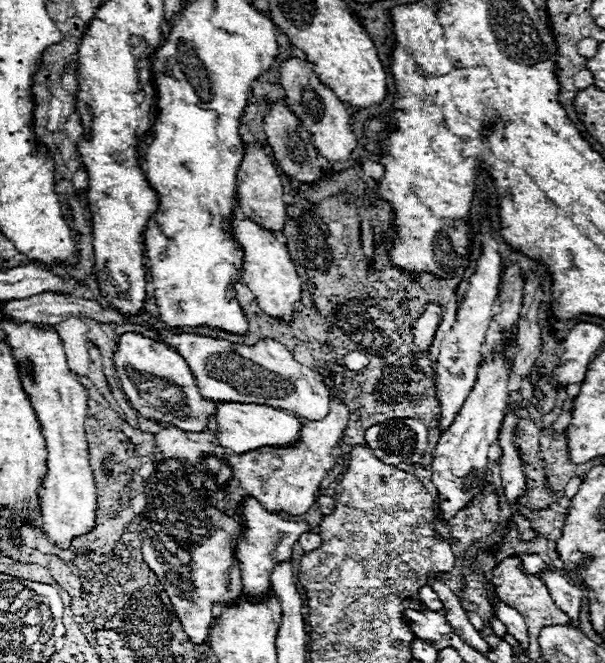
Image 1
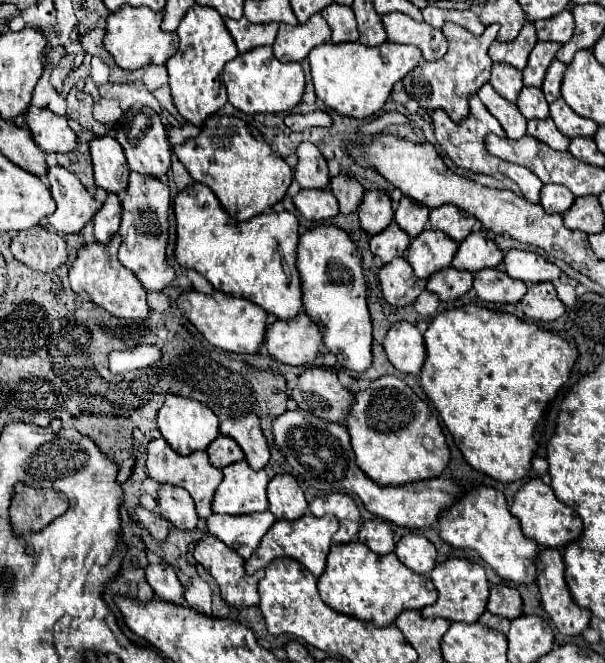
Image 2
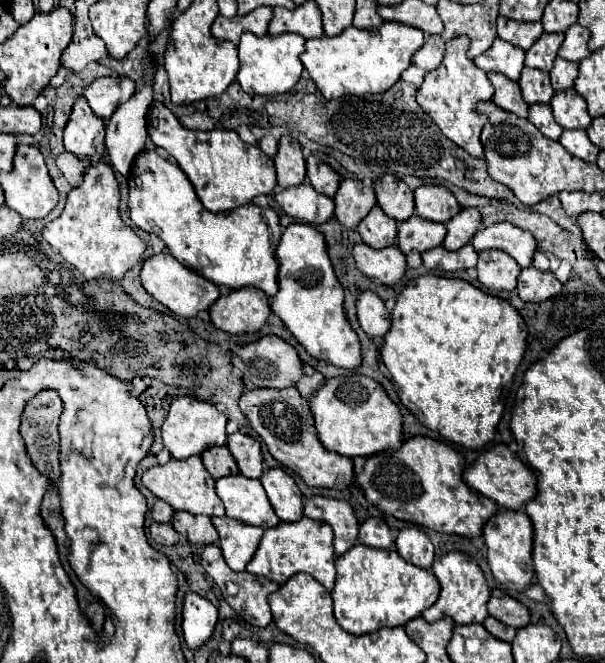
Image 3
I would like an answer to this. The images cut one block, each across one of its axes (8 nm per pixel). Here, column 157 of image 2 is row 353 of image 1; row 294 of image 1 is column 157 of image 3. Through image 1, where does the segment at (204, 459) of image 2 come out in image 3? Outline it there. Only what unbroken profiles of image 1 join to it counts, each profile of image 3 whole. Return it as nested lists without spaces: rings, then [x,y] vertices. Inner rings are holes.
[[[190,456],[186,460],[172,458],[166,464],[152,466],[142,474],[142,482],[156,498],[166,500],[174,510],[186,510],[204,516],[224,516],[222,500],[214,490],[214,478],[208,476],[208,470],[204,468],[200,456]]]

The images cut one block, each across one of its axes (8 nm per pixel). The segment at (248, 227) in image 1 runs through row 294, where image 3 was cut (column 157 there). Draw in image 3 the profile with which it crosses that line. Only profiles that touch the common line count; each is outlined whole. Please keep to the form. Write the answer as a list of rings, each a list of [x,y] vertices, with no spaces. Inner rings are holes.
[[[154,254],[152,258],[148,258],[142,264],[140,278],[142,278],[144,290],[150,296],[154,296],[160,304],[164,304],[172,314],[182,316],[182,318],[192,318],[198,312],[210,310],[212,302],[216,302],[216,298],[220,296],[220,288],[218,286],[214,286],[212,282],[204,280],[204,276],[200,276],[198,272],[192,272],[190,268],[182,266],[170,254]]]

